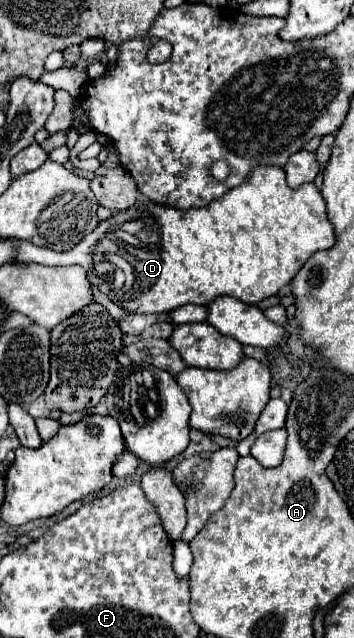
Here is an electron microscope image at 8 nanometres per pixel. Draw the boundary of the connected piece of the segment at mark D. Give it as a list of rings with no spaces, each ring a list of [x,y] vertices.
[[[255,167],[239,187],[227,191],[207,207],[181,211],[139,197],[133,207],[101,221],[83,241],[67,251],[57,253],[47,247],[31,245],[29,241],[19,241],[17,261],[51,267],[77,263],[87,271],[89,281],[119,307],[131,313],[171,313],[187,303],[209,305],[221,295],[235,297],[247,305],[257,305],[287,285],[313,253],[333,245],[335,233],[327,219],[325,201],[319,189],[313,183],[291,189],[285,183],[285,171],[281,167]]]

